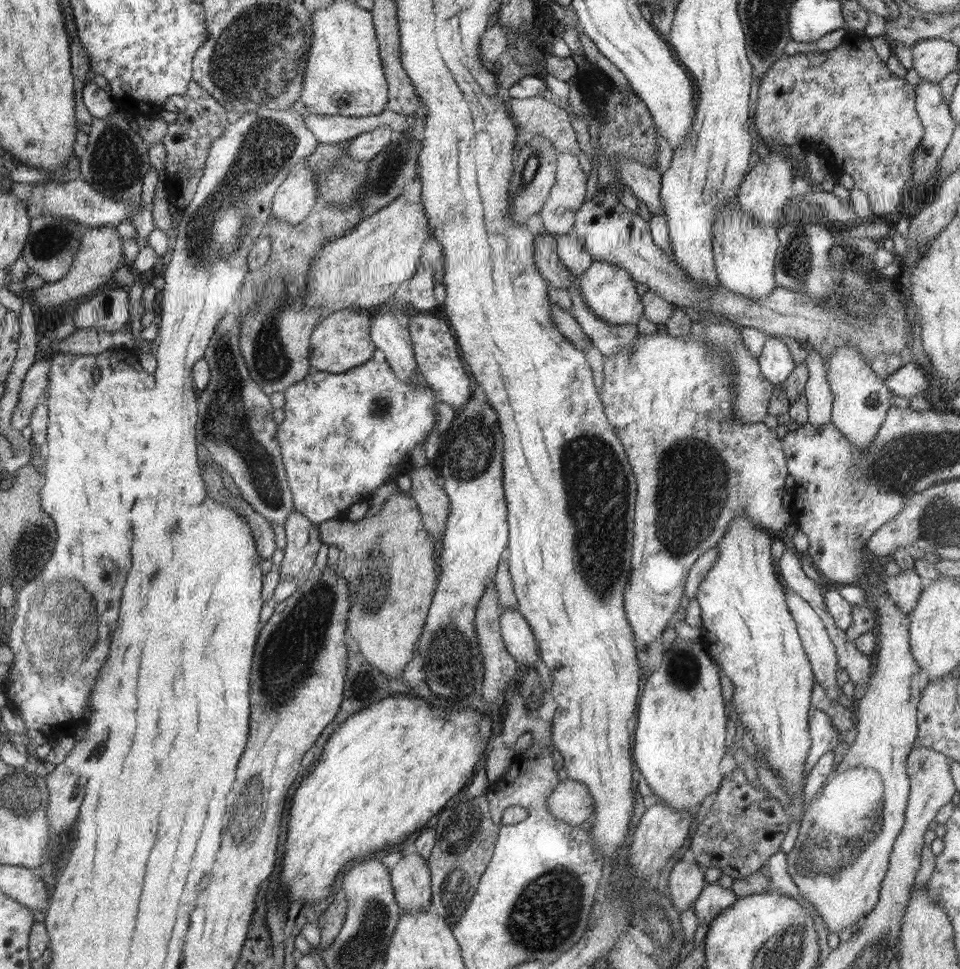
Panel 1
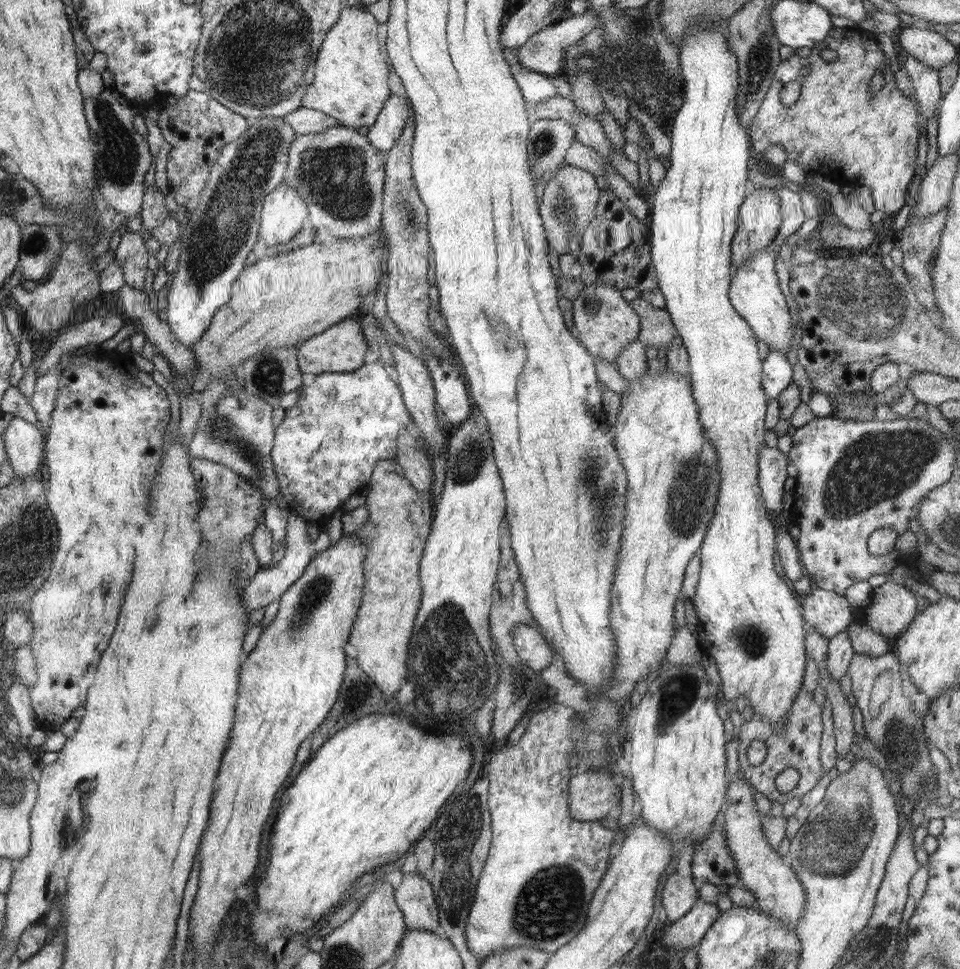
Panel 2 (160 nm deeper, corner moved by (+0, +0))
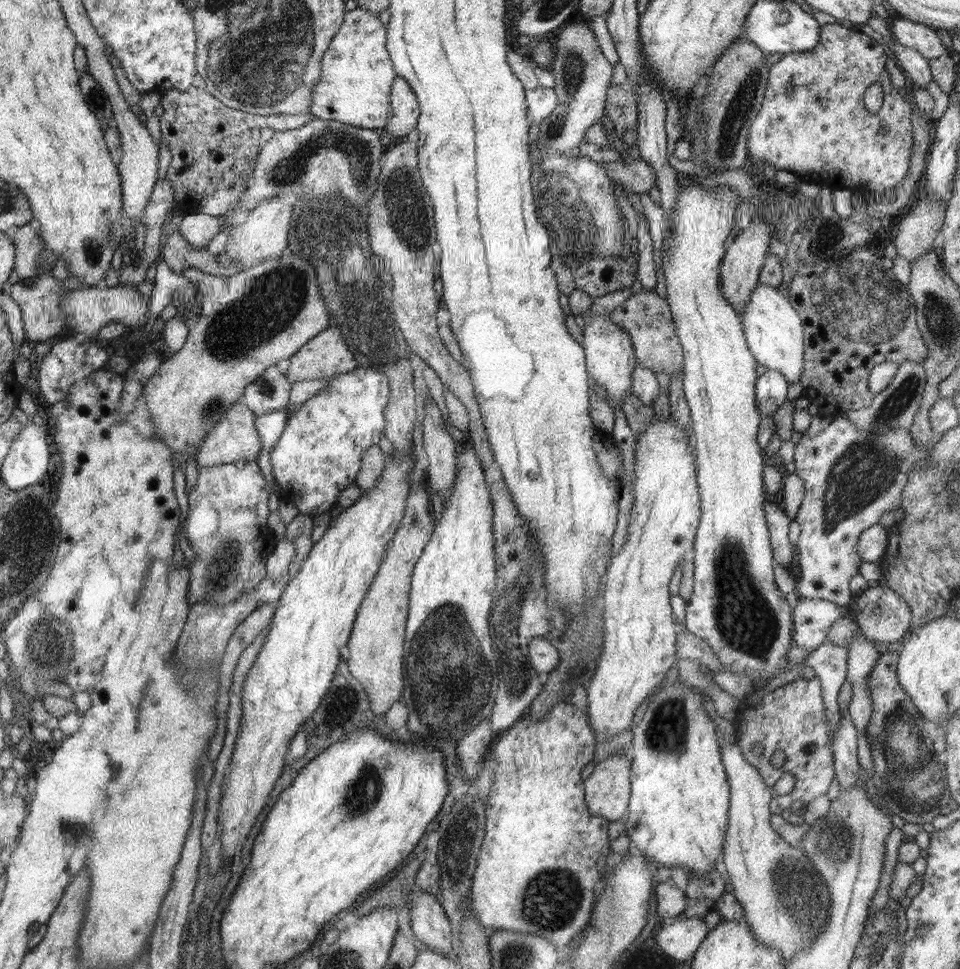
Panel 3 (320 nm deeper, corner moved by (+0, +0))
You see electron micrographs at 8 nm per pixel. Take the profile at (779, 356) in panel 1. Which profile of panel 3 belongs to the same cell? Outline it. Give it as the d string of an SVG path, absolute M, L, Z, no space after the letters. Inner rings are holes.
M767 370L756 379L755 399L762 417L773 415L786 402L789 382L775 370Z

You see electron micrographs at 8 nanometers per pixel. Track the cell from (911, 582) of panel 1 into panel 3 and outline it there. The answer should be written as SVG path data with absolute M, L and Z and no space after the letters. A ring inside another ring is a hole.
M884 583L876 587L868 587L858 593L850 602L850 610L854 614L856 625L862 630L862 635L870 642L886 642L892 644L901 641L911 631L911 610L905 600Z

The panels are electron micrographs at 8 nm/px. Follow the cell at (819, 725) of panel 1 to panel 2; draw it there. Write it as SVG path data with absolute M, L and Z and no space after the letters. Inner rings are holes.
M804 684L798 689L793 705L788 709L787 717L781 729L773 729L770 723L764 722L760 715L754 714L749 722L745 722L738 735L740 740L738 753L740 770L749 780L753 788L762 792L770 801L785 803L788 799L800 798L810 792L823 777L821 753L821 738L823 735L823 718L821 706L814 701L813 693L807 691ZM753 740L764 740L767 744L767 755L760 766L752 766L746 758L746 751ZM786 768L794 768L800 776L799 783L788 793L779 792L778 777Z

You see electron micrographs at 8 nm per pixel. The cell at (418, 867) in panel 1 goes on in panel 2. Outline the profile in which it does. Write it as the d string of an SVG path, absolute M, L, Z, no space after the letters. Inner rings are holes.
M417 871L404 874L395 893L409 930L440 931L440 905L429 877L425 878Z

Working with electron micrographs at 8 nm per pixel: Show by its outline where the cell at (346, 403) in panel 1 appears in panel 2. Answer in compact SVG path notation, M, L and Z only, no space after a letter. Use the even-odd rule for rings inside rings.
M382 362L364 363L357 371L348 373L324 372L316 375L314 382L302 387L299 399L292 408L285 411L283 423L277 427L275 444L272 450L273 464L276 465L276 473L280 481L281 497L284 506L296 511L300 517L307 521L326 521L334 512L343 509L344 503L350 496L363 493L364 488L368 487L369 480L372 478L373 468L381 460L394 459L397 455L398 438L402 430L410 428L413 424L412 414L405 407L404 394L401 392L400 383L395 379L391 370Z

